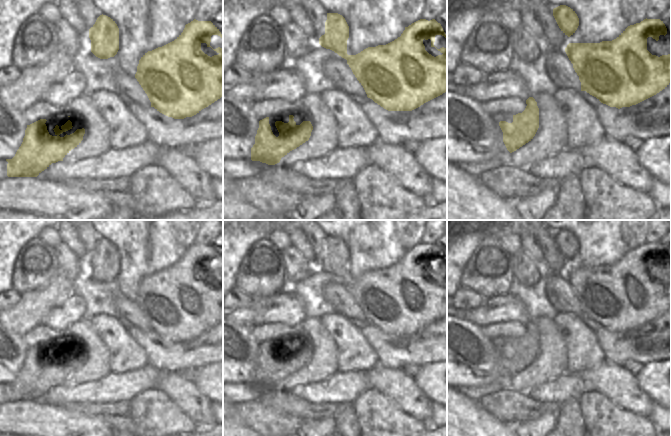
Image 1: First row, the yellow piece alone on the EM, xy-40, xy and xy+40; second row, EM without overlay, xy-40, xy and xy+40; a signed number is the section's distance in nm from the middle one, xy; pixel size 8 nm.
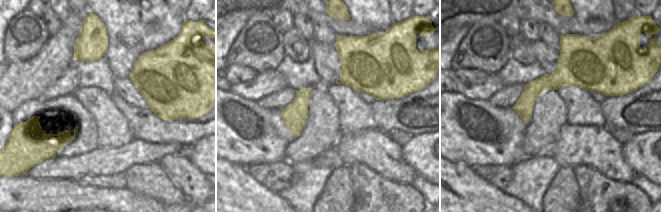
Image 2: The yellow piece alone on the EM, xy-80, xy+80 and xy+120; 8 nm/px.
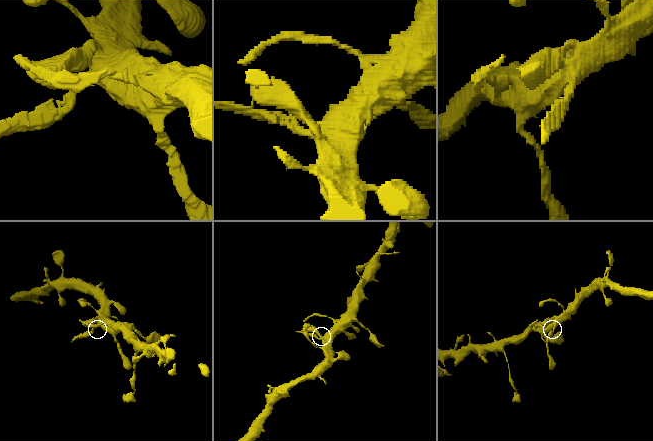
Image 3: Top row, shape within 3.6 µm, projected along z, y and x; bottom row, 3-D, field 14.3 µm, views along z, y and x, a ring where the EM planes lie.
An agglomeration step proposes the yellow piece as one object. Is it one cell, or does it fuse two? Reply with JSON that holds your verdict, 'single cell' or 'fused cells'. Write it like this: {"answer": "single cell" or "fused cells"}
{"answer": "single cell"}

